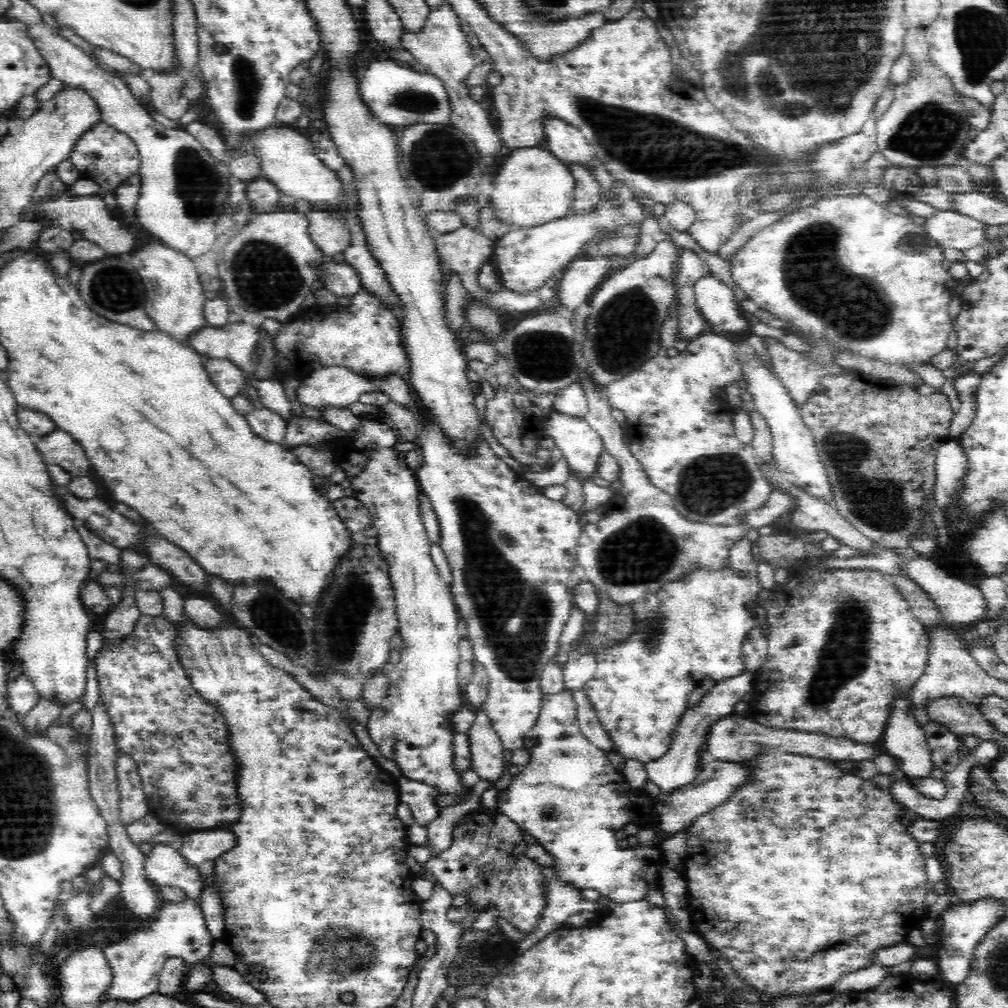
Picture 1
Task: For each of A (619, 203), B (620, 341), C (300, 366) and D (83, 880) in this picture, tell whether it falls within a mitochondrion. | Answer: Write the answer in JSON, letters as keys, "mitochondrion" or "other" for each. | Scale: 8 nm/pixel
{"A":"mitochondrion","B":"mitochondrion","C":"other","D":"other"}

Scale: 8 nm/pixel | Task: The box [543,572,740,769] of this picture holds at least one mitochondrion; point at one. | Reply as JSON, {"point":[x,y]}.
{"point":[656,620]}

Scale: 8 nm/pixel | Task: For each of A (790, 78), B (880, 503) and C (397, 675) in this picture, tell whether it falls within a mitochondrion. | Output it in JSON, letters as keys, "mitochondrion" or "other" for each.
{"A":"mitochondrion","B":"mitochondrion","C":"other"}

